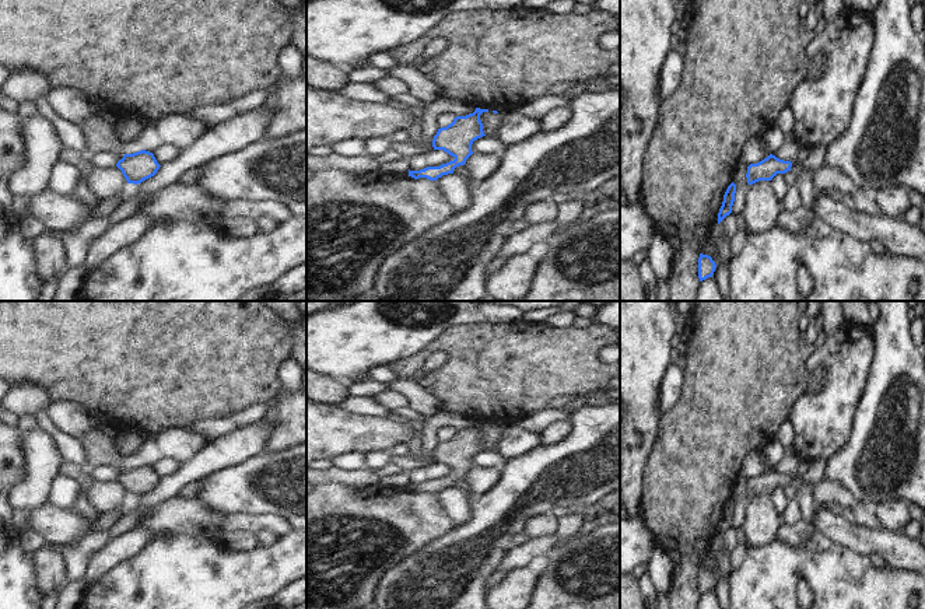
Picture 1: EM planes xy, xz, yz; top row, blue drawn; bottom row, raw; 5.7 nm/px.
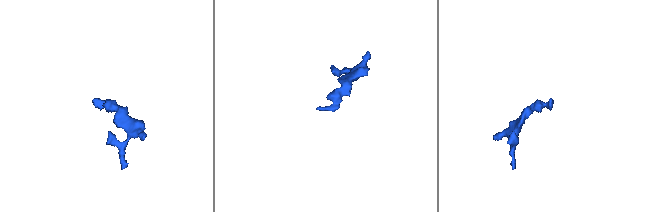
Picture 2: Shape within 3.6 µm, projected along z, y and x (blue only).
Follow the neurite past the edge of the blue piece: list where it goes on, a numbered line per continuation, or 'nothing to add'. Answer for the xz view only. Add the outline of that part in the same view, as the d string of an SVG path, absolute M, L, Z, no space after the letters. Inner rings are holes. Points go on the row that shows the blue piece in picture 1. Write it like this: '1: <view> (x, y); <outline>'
nothing to add

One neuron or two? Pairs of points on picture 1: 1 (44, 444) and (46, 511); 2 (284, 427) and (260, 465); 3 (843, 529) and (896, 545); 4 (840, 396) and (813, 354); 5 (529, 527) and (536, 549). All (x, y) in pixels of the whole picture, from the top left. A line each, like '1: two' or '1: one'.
1: two
2: two
3: one
4: one
5: two

